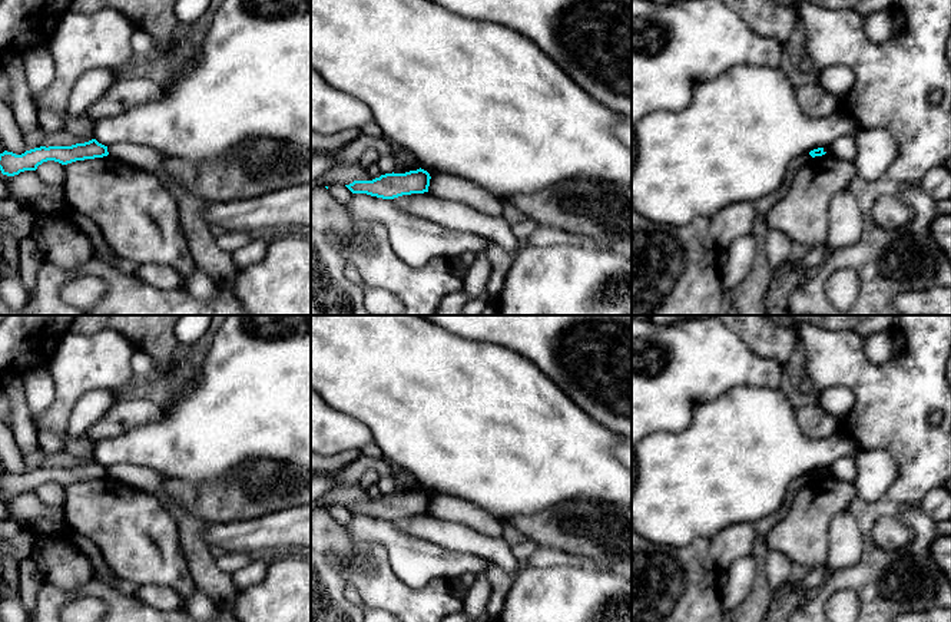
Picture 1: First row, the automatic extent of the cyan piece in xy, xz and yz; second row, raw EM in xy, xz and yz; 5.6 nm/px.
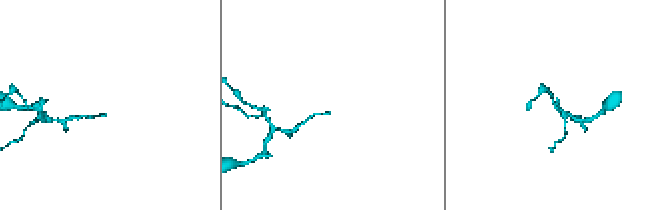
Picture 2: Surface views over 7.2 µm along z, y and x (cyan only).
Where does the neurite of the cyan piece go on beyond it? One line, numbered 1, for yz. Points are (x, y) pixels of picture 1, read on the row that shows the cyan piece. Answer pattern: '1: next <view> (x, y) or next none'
1: next none

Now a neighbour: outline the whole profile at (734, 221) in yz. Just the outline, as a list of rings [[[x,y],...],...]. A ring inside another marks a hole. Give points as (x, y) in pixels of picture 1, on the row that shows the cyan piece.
[[[753,202],[730,204],[710,218],[709,232],[718,248],[726,251],[736,238],[752,234],[755,218]]]

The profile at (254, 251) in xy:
[[[255,234],[246,245],[231,254],[236,268],[242,269],[259,262],[266,254],[268,244],[269,236],[266,234]]]

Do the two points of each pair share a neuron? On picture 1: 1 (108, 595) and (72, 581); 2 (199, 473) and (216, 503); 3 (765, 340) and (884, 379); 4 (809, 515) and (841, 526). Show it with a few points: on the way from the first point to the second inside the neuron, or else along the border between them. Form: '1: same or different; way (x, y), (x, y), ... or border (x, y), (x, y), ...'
1: different; border (93, 575), (75, 591), (63, 591), (49, 584)
2: different; border (235, 466), (214, 480), (204, 483), (172, 480)
3: different; border (797, 330), (801, 341)
4: different; border (848, 509), (838, 513), (831, 522), (827, 555)

